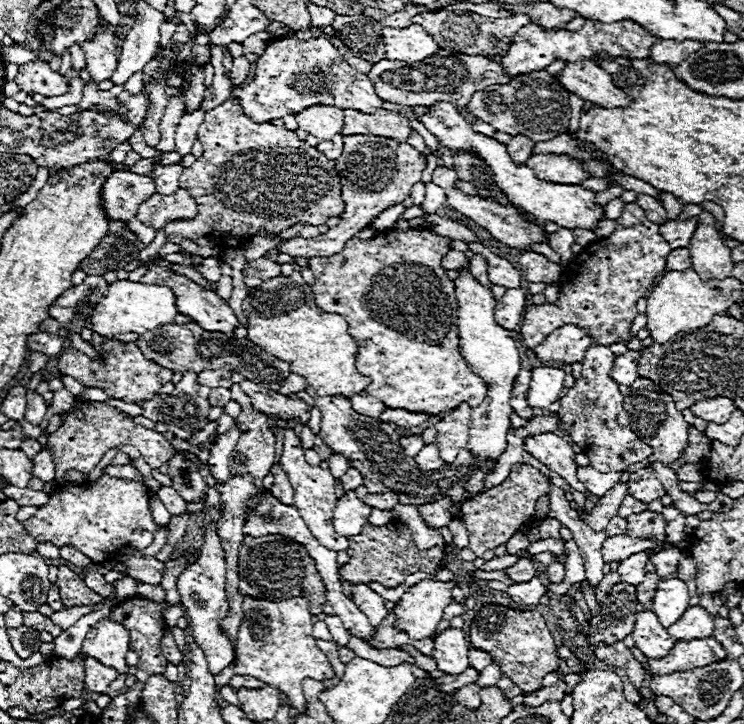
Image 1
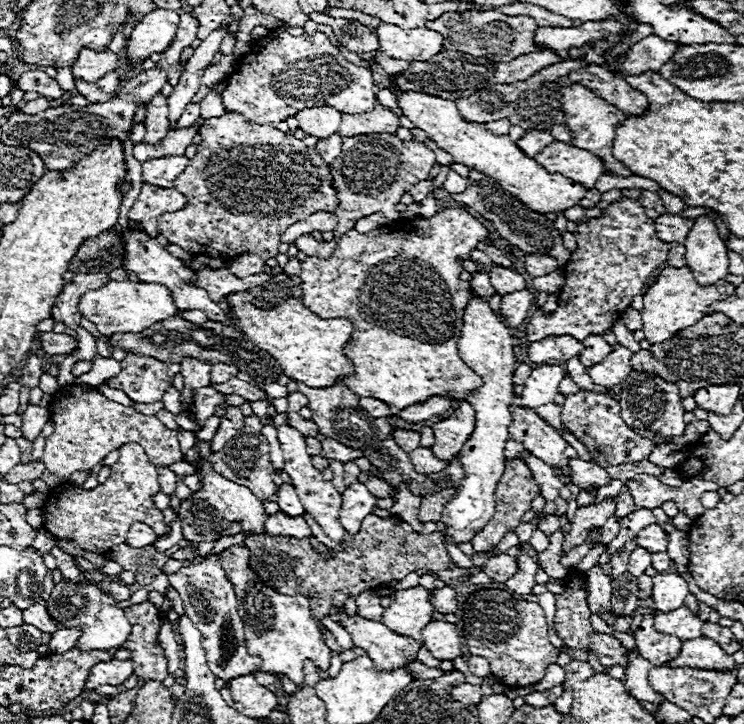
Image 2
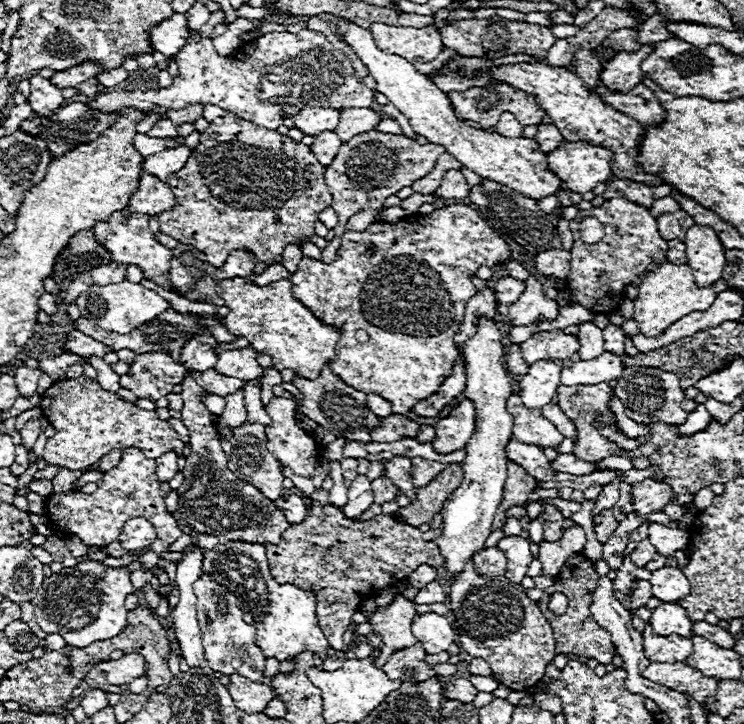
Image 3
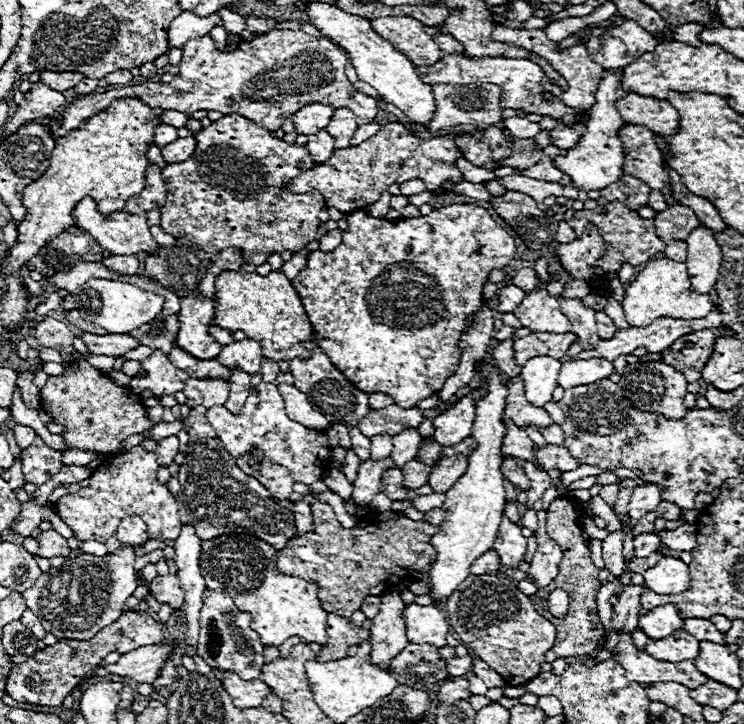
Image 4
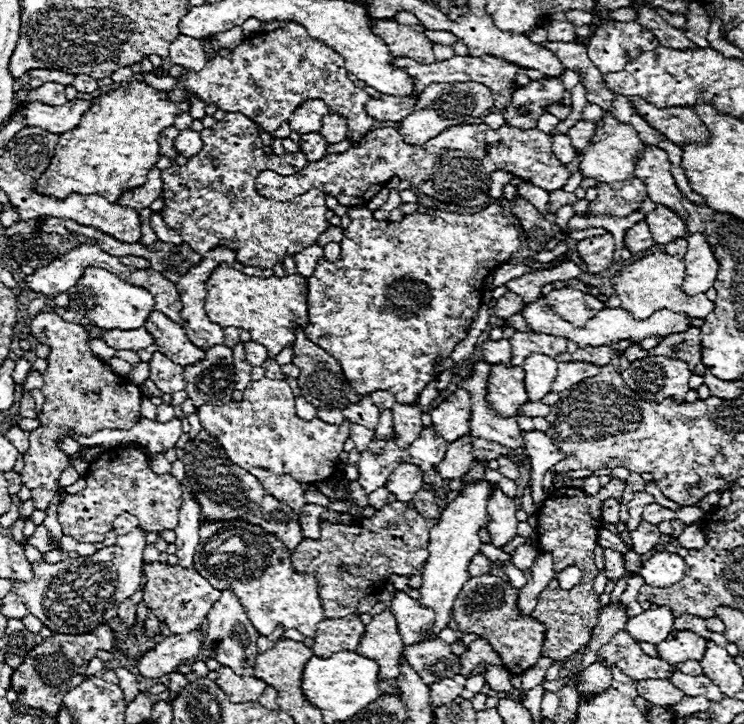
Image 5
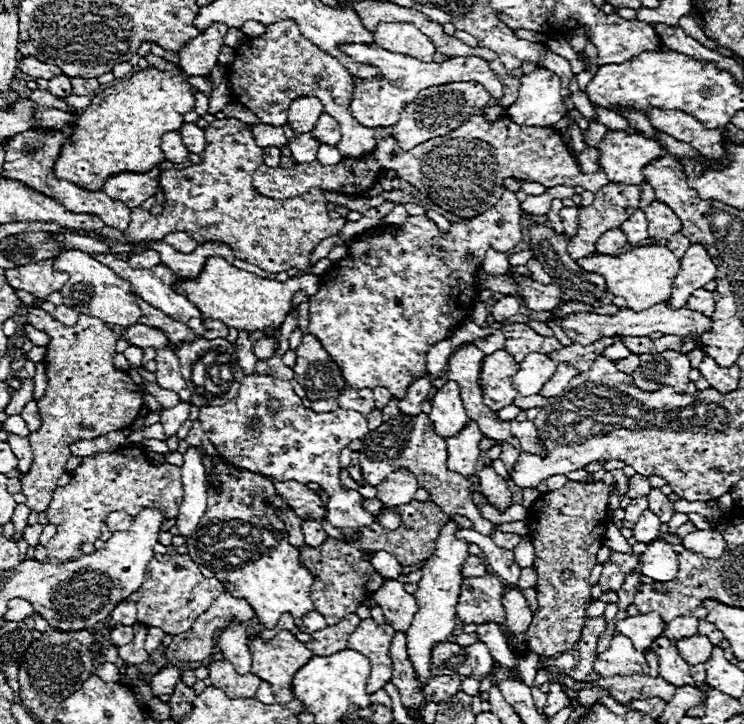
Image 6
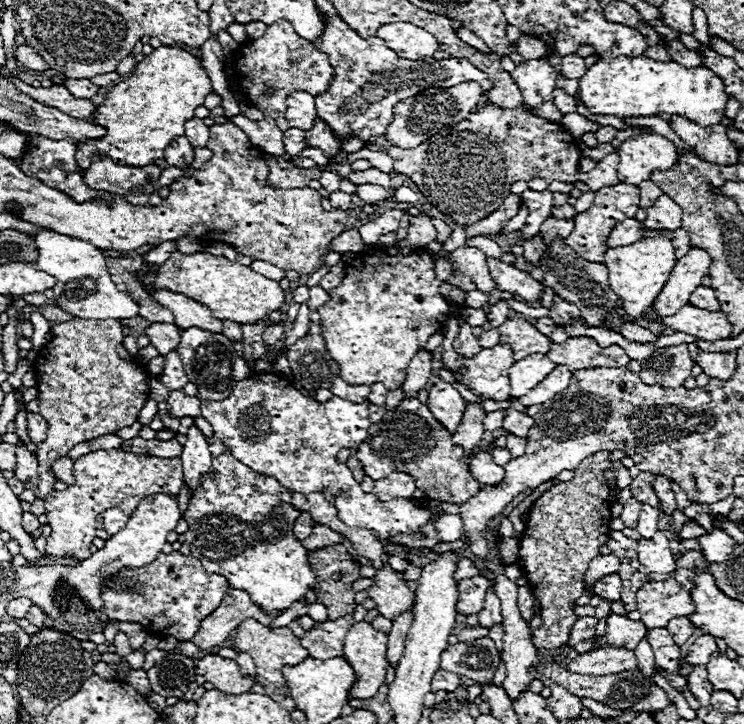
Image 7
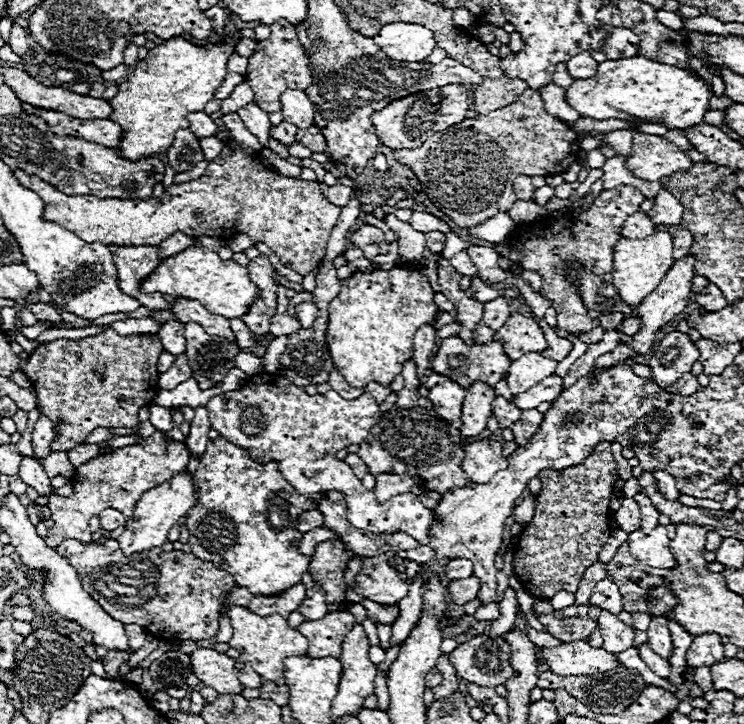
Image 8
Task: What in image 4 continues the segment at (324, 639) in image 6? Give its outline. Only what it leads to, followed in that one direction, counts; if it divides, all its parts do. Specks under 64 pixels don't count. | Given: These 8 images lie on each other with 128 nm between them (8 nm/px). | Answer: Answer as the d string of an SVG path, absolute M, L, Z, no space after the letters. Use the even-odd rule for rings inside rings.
M336 614L328 616L326 632L328 632L328 642L326 642L326 646L322 646L322 654L318 658L320 662L346 658L346 652L352 644L362 644L362 640L366 640L370 636L368 630L352 628L348 618L342 618Z

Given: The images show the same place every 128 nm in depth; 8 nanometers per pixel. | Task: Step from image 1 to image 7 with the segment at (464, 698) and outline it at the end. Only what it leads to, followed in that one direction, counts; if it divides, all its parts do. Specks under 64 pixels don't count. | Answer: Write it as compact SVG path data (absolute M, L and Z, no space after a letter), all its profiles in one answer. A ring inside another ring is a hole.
M438 670L432 678L432 692L444 690L444 692L454 692L460 686L458 674L446 674L444 670Z

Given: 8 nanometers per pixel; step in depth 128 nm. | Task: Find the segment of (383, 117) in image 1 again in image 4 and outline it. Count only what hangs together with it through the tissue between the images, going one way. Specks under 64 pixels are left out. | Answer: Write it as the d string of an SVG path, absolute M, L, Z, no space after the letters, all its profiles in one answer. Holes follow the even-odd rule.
M338 108L334 110L334 118L330 120L330 126L326 128L326 132L334 136L338 148L348 148L356 128L358 128L358 122L354 112L348 108Z

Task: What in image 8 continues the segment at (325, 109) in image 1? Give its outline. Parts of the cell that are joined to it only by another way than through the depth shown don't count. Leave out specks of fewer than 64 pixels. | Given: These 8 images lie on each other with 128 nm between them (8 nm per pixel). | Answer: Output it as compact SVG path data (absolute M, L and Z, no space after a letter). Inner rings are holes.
M286 90L282 94L282 116L286 122L306 130L314 124L314 104L300 90Z

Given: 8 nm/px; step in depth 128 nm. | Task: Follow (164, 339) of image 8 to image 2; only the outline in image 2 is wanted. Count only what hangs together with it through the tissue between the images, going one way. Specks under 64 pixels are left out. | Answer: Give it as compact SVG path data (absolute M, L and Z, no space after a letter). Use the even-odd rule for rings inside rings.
M42 332L40 336L40 344L42 350L46 350L46 354L72 354L78 346L78 342L72 336L66 334L56 334L56 332Z

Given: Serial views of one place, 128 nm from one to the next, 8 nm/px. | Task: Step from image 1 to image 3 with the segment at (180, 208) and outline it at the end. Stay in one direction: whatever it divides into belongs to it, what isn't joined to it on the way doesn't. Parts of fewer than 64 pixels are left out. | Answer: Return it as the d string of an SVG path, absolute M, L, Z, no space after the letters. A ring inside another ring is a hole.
M142 172L138 190L132 194L128 202L128 212L132 214L146 214L156 216L164 210L170 210L176 204L176 196L172 194L170 186L162 180L154 178L152 174Z

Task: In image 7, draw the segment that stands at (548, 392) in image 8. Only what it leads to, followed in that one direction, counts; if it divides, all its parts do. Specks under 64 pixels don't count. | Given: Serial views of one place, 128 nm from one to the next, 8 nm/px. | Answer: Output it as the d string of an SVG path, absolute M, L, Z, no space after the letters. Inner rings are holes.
M556 366L552 370L552 374L548 374L534 390L530 390L530 394L526 394L526 398L520 398L520 402L528 408L528 406L538 406L548 402L550 398L554 398L558 392L562 392L564 388L570 386L572 380L572 372L566 366Z

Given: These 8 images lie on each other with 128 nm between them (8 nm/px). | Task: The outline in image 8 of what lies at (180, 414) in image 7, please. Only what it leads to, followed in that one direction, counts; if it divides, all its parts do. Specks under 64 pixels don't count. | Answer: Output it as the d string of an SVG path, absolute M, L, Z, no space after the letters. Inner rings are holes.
M194 378L178 384L174 390L158 390L158 394L154 396L154 404L164 406L164 408L182 408L182 406L190 406L190 408L200 408L206 406L206 402L212 398L210 390L200 390L198 382Z

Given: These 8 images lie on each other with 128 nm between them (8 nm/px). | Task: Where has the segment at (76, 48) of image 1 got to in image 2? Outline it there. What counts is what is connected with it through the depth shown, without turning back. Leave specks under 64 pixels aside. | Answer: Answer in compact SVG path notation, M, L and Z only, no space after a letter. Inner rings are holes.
M75 79L75 88L78 92L92 104L92 102L106 102L110 100L114 94L106 94L102 92L96 83L86 82L81 79Z

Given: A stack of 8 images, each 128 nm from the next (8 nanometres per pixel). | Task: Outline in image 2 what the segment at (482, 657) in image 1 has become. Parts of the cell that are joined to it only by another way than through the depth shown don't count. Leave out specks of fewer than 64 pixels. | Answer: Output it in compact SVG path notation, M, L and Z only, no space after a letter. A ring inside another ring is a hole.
M470 656L468 658L468 668L470 668L470 672L474 674L474 676L486 676L486 674L490 674L490 664L488 664L488 660L486 658L482 658L482 656Z

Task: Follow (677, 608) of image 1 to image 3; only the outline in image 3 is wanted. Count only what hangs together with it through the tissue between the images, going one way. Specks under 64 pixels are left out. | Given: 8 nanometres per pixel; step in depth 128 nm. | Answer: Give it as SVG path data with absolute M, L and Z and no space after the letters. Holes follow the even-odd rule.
M664 566L650 576L652 594L662 602L678 602L690 594L690 582L680 568Z

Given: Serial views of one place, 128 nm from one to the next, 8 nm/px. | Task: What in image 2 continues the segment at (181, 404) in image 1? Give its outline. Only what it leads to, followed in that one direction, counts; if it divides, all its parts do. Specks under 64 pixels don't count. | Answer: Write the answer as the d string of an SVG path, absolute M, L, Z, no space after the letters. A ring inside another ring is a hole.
M184 358L184 362L182 362L182 376L184 376L184 390L180 390L180 398L182 398L180 414L190 418L192 416L194 392L198 388L210 386L210 364L194 360L194 358Z

